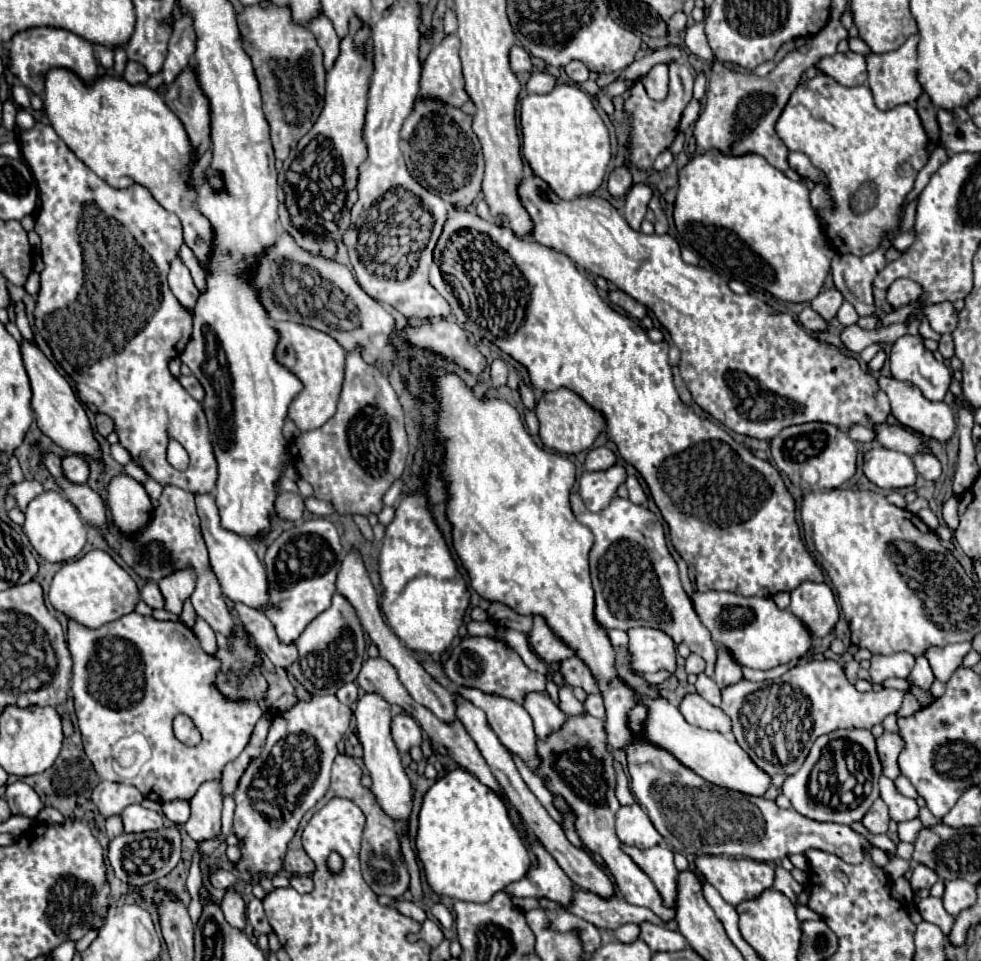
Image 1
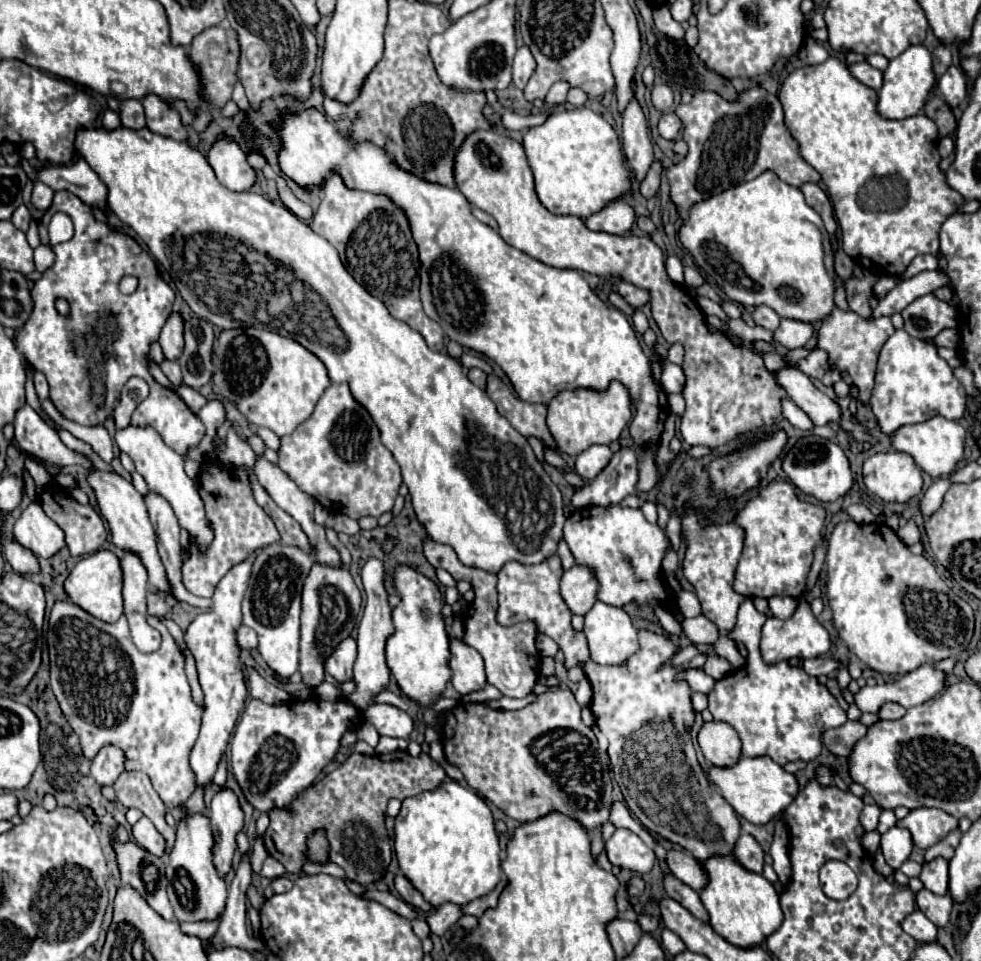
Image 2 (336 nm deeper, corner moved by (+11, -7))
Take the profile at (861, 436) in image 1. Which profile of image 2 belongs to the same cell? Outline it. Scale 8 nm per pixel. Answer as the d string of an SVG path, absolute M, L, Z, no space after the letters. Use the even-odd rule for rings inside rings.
M784 401L784 403L782 403L782 411L784 411L784 417L786 417L796 429L810 431L810 429L814 427L814 423L810 421L810 417L806 417L806 413L802 413L802 409L798 409L792 401Z

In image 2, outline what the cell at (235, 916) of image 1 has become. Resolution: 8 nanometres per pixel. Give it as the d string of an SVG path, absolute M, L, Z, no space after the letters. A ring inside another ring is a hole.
M220 789L210 805L210 827L214 833L214 867L220 877L232 869L236 851L236 835L242 831L244 813L238 805L238 797L230 789Z

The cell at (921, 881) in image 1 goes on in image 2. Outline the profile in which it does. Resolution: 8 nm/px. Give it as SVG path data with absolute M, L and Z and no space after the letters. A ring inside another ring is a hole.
M958 831L950 833L950 835L944 837L940 843L932 845L930 849L926 849L924 863L926 863L926 861L932 861L934 857L944 857L946 861L950 861L950 857L954 857L954 851L956 851L956 847L958 847L958 841L960 841L960 833L958 833Z

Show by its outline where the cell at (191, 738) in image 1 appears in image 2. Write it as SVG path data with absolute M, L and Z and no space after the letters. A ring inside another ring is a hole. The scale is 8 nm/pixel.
M254 557L246 559L244 563L232 567L216 587L212 597L212 609L208 613L198 615L190 627L184 631L186 647L192 651L198 667L198 679L204 691L204 715L202 715L202 729L196 745L190 753L190 769L196 777L196 787L206 789L212 783L212 777L218 769L220 759L228 749L228 741L236 719L246 701L246 683L242 675L242 663L238 659L238 643L236 643L236 629L240 627L240 601L246 591L246 583L250 577Z

